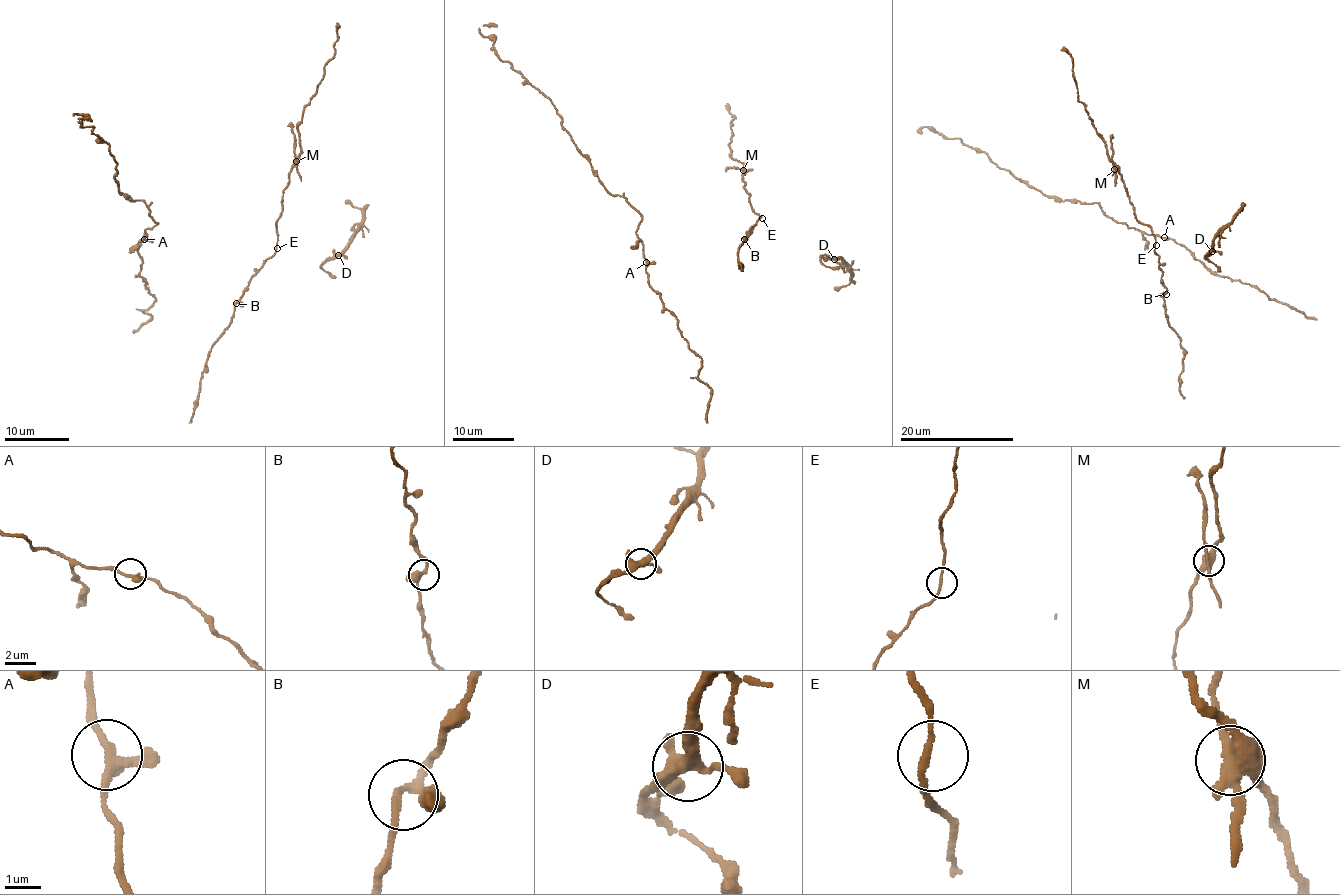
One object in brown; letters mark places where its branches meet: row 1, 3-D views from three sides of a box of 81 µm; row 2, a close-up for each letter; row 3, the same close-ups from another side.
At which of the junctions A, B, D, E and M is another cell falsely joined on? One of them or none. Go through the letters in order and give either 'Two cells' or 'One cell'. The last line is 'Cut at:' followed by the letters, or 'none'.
A: One cell
B: One cell
D: One cell
E: One cell
M: Two cells
Cut at: M

